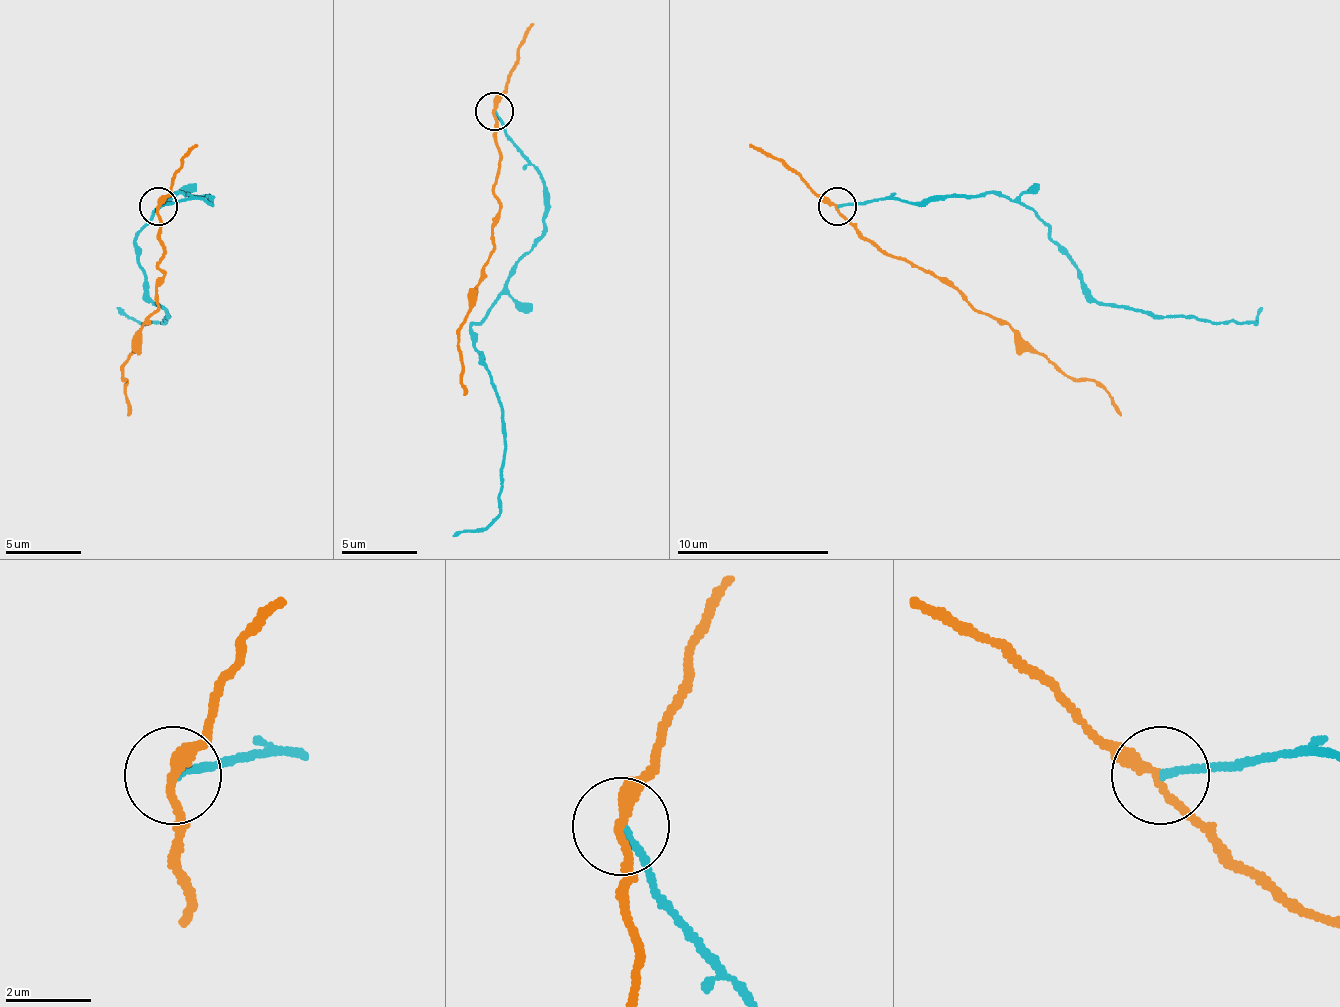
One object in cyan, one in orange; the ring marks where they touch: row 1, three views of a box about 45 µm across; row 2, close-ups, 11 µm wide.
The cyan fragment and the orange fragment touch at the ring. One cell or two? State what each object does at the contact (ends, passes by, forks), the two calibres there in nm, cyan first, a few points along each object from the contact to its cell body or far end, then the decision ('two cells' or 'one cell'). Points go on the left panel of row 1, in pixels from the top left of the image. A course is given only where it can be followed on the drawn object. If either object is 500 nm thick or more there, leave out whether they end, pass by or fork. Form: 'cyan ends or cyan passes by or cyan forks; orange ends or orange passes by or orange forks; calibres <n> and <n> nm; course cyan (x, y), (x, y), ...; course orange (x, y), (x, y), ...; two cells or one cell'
cyan ends; orange passes by; calibres 160 and 240 nm; course cyan (159, 207), (208, 203), (208, 196), (166, 200), (136, 238), (144, 291), (170, 314), (132, 321), (117, 306); course orange (159, 207), (163, 268), (159, 306), (147, 318), (121, 375), (125, 378), (128, 417); two cells

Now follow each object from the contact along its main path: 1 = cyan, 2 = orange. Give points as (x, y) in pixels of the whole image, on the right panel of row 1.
1: (838, 207), (990, 192), (1021, 200), (1101, 302), (1238, 321), (1257, 321), (1261, 306)
2: (838, 207), (865, 238), (929, 268), (971, 306), (1002, 318), (1066, 375), (1093, 378), (1120, 417)

